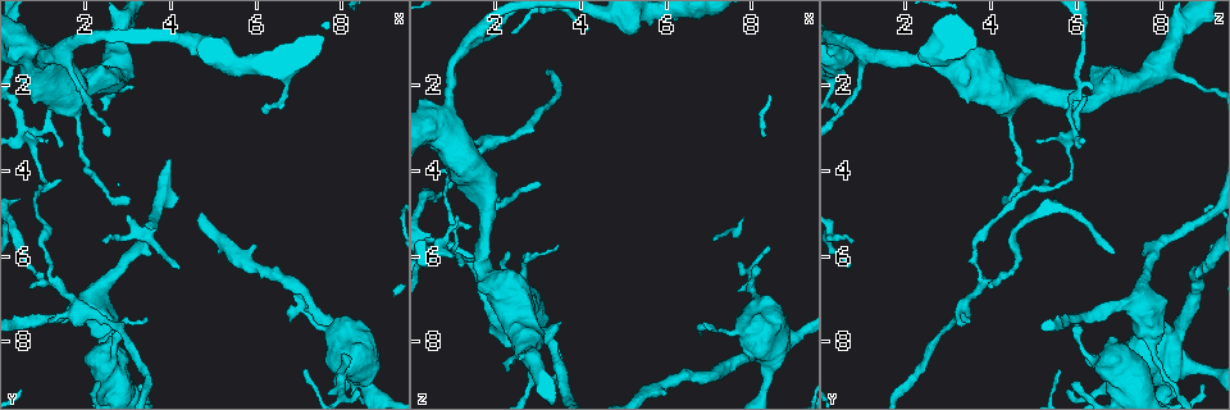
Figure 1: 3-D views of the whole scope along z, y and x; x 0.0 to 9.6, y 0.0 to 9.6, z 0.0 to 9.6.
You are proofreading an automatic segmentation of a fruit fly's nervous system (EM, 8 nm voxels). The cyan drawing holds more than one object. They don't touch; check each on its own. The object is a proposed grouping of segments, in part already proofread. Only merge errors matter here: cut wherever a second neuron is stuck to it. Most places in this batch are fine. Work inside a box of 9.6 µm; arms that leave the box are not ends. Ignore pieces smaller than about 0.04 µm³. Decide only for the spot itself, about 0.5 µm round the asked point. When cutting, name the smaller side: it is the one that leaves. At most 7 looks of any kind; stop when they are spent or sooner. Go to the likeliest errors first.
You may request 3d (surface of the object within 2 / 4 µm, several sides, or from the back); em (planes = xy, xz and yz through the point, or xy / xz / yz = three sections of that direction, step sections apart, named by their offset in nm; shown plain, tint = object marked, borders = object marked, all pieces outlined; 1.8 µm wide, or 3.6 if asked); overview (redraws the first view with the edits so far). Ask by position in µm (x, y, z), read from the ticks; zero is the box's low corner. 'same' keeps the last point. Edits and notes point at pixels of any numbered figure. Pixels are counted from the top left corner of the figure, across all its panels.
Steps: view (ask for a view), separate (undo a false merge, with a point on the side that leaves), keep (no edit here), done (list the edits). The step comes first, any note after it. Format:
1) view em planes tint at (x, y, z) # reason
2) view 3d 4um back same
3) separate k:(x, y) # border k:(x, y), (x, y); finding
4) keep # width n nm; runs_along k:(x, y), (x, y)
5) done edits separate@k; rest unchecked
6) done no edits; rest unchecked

view em xz step 4 tint at (1.25, 6.60, 3.75) # three-way junction

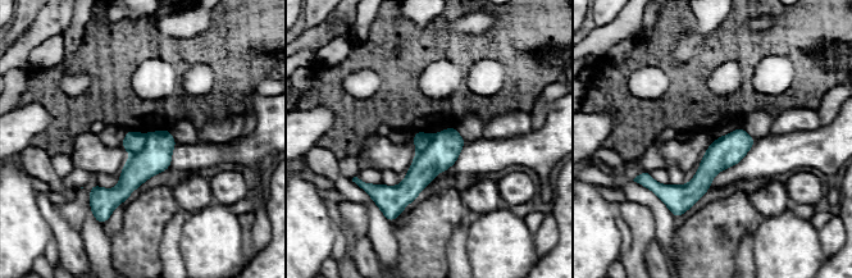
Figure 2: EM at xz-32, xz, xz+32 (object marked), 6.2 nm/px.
view em planes tint same # cut it another way

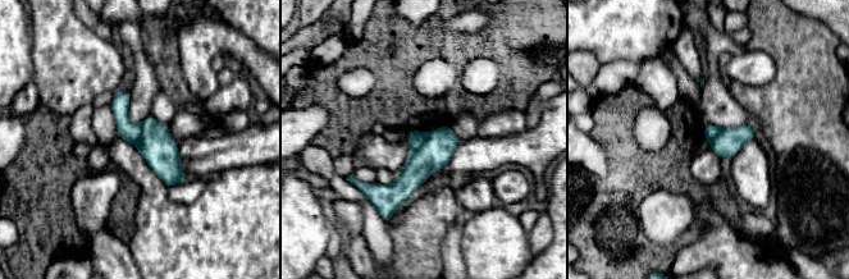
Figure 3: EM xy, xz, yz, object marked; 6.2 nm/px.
separate 3:(416, 138) # two neurons meet here

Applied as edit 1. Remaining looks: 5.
view 3d 4um at (8.40, 8.40, 8.10) # sudden change in width

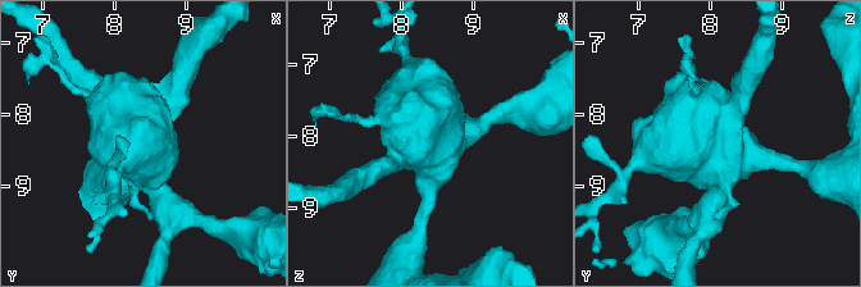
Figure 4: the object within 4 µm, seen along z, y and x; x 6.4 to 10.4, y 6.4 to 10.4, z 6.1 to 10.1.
view em 3.6um yz step 16 tint at (8.40, 8.40, 8.10)

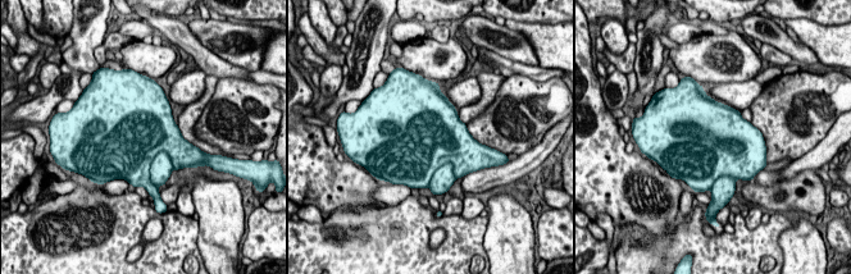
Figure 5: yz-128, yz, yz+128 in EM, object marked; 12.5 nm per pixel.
separate 5:(162, 167) # border 5:(164, 150), (150, 165), (151, 183); a second neuron is stuck on

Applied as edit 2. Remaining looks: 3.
view overview # see it whole again

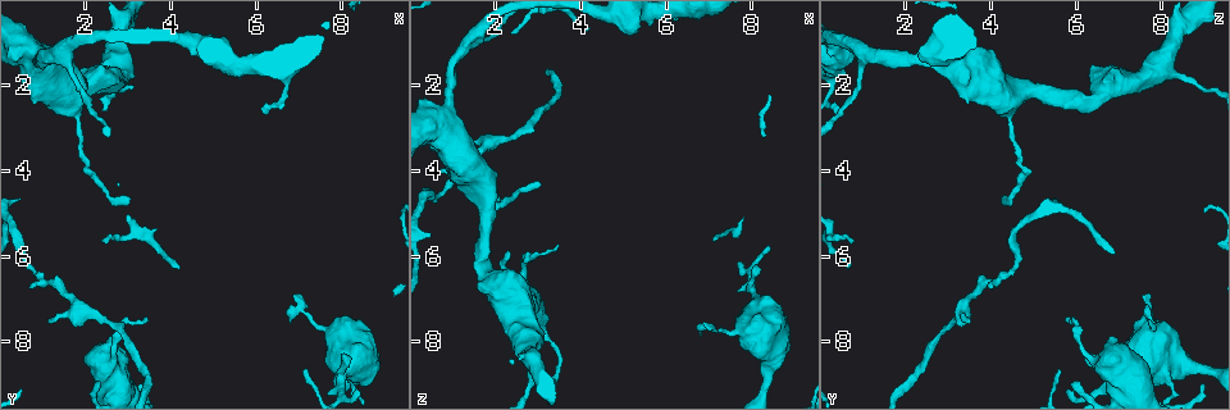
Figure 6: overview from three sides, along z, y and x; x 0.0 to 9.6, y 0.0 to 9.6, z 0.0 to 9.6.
view em 3.6um xy step 16 tint at (2.65, 1.30, 8.10) # thin arm on a thick one

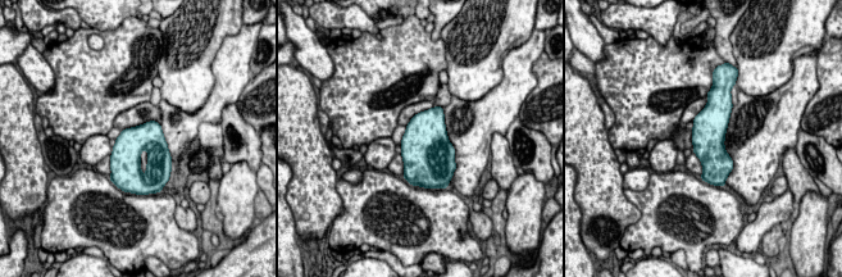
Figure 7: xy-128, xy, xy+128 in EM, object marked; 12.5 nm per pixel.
keep # all the same neuron

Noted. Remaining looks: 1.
done edits separate@3, separate@5; rest unchecked

